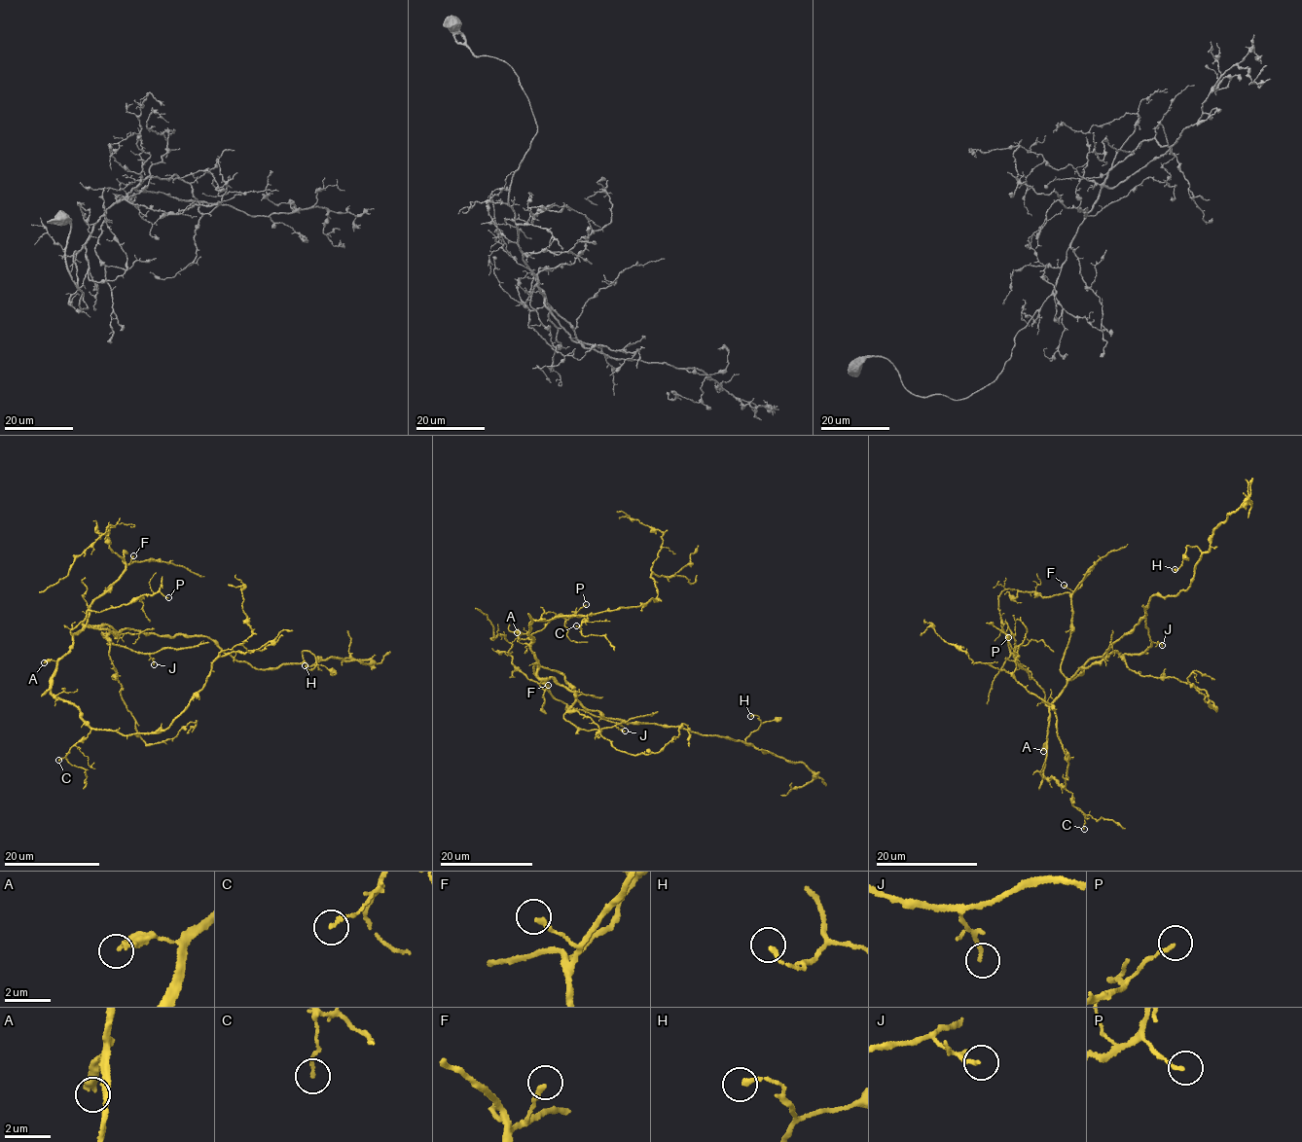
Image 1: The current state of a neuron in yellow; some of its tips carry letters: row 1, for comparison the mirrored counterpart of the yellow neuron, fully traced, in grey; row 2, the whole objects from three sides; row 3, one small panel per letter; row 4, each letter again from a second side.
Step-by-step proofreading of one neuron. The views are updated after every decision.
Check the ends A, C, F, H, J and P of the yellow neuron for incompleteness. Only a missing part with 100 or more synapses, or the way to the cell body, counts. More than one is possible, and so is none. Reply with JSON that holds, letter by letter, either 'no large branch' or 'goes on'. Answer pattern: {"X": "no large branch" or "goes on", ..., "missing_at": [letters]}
{"A": "no large branch", "C": "no large branch", "F": "no large branch", "H": "no large branch", "J": "no large branch", "P": "no large branch", "missing_at": []}

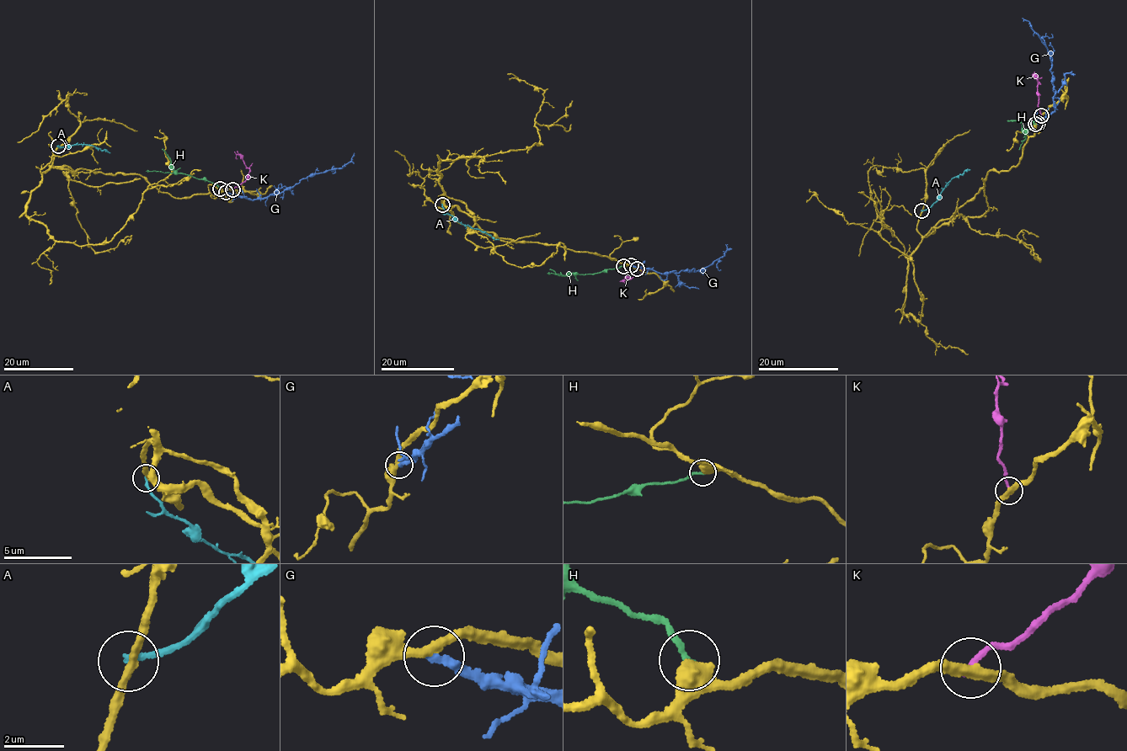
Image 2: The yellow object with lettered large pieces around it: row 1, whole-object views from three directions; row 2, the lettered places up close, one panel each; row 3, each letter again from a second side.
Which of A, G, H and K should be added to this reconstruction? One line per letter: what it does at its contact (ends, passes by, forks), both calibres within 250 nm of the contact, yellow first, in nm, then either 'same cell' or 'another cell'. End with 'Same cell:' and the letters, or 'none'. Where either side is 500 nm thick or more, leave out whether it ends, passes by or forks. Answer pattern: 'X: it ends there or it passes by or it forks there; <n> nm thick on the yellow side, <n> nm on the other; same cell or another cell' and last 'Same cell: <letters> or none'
A: it ends there; 280 nm thick on the yellow side, 200 nm on the other; another cell
G: it ends there; 280 nm thick on the yellow side, 280 nm on the other; another cell
H: it ends there; 460 nm thick on the yellow side, 170 nm on the other; same cell
K: it ends there; 300 nm thick on the yellow side, 200 nm on the other; another cell
Same cell: H

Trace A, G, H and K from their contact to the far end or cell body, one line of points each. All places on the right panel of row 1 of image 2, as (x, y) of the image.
A: (921, 211), (937, 199), (953, 177), (969, 169)
G: (1038, 123), (1054, 109), (1051, 55), (1028, 21), (1022, 18)
H: (1034, 124), (1034, 121), (1032, 123), (1024, 135), (1025, 139), (1019, 150)
K: (1041, 114), (1038, 104), (1038, 82), (1034, 75), (1042, 78)

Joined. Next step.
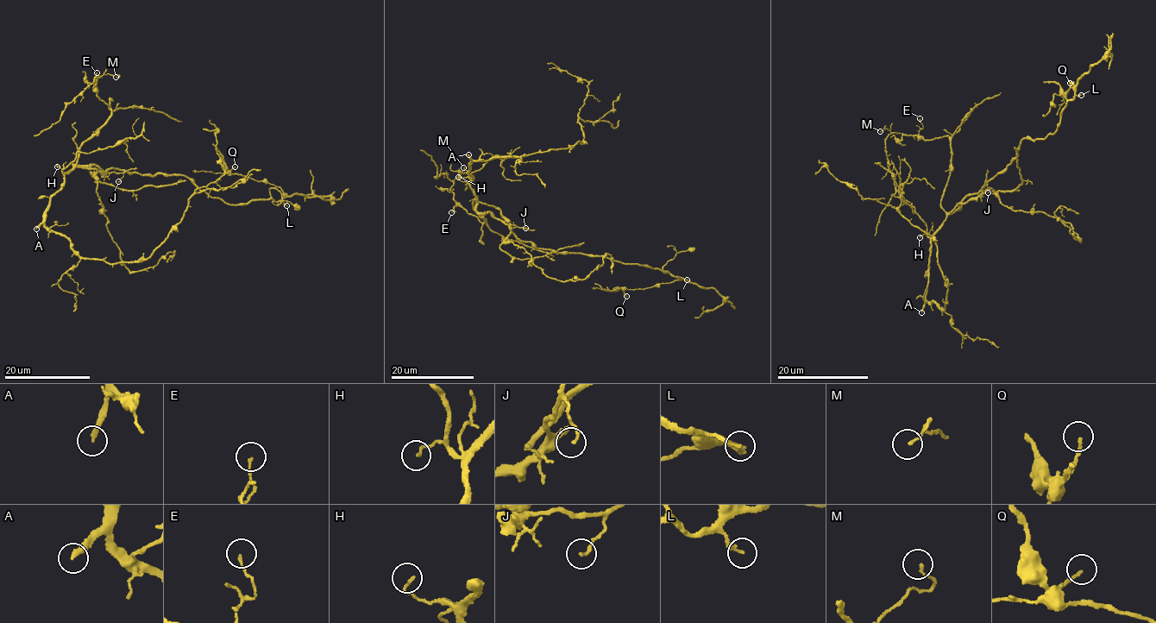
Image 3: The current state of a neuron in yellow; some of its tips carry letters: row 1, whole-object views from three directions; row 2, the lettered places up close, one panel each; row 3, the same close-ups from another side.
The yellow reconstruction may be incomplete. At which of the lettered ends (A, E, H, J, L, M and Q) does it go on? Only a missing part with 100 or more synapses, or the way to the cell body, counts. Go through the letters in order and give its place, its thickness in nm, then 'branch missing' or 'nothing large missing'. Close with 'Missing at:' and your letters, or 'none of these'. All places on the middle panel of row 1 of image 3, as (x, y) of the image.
A: place (468, 154); calibre 240 nm; branch missing
E: place (451, 212); calibre 120 nm; nothing large missing
H: place (458, 177); calibre 130 nm; nothing large missing
J: place (525, 228); calibre 130 nm; nothing large missing
L: place (687, 280); calibre 160 nm; nothing large missing
M: place (463, 167); calibre 100 nm; nothing large missing
Q: place (626, 296); calibre 130 nm; nothing large missing
Missing at: A

